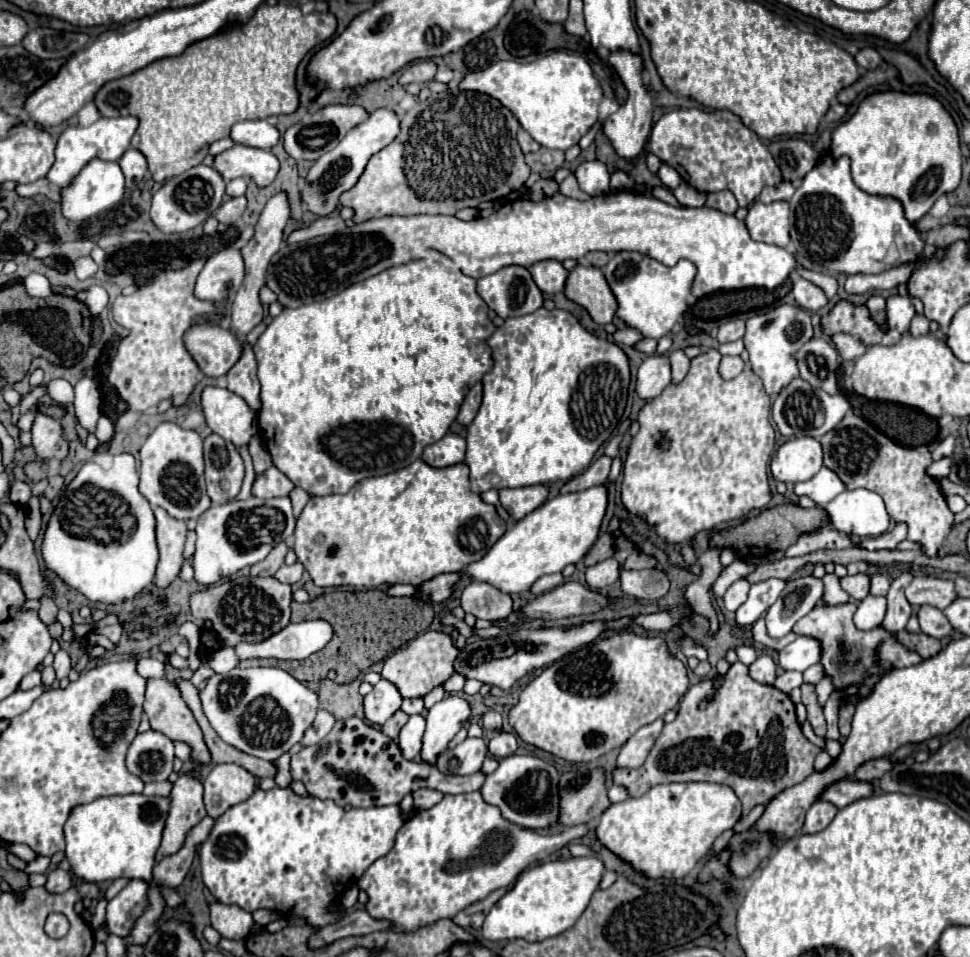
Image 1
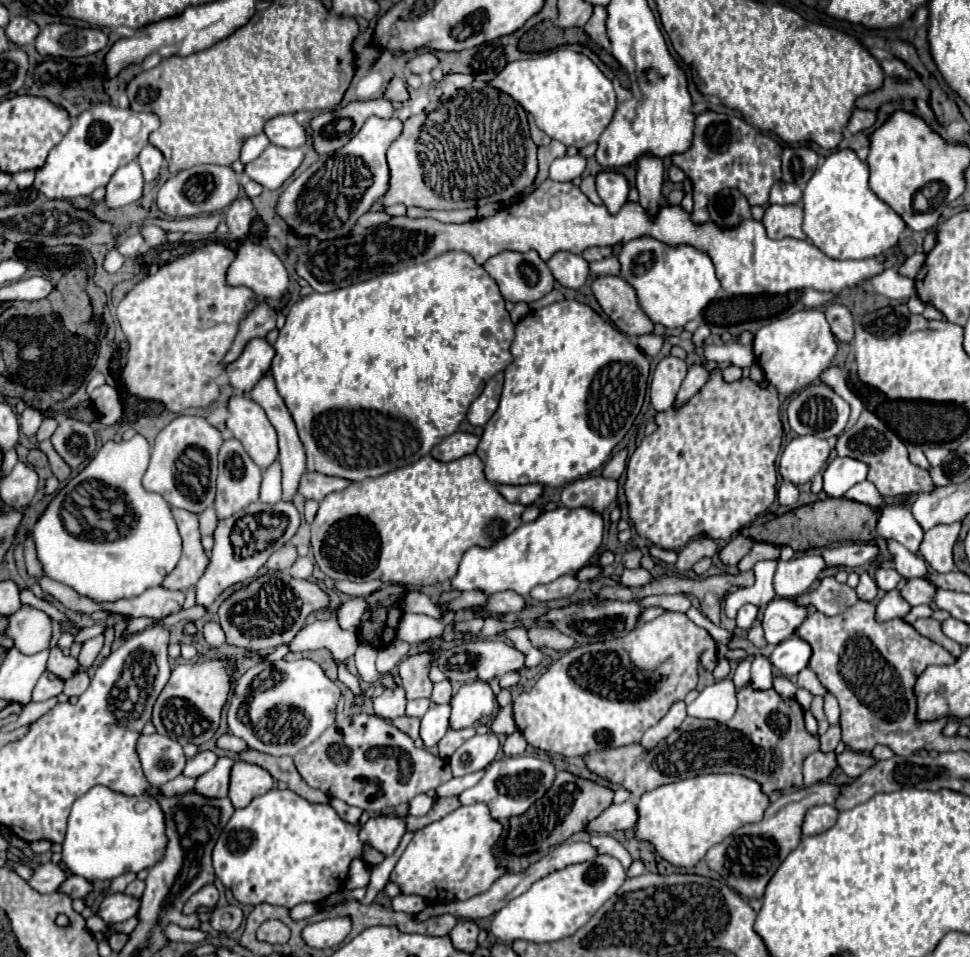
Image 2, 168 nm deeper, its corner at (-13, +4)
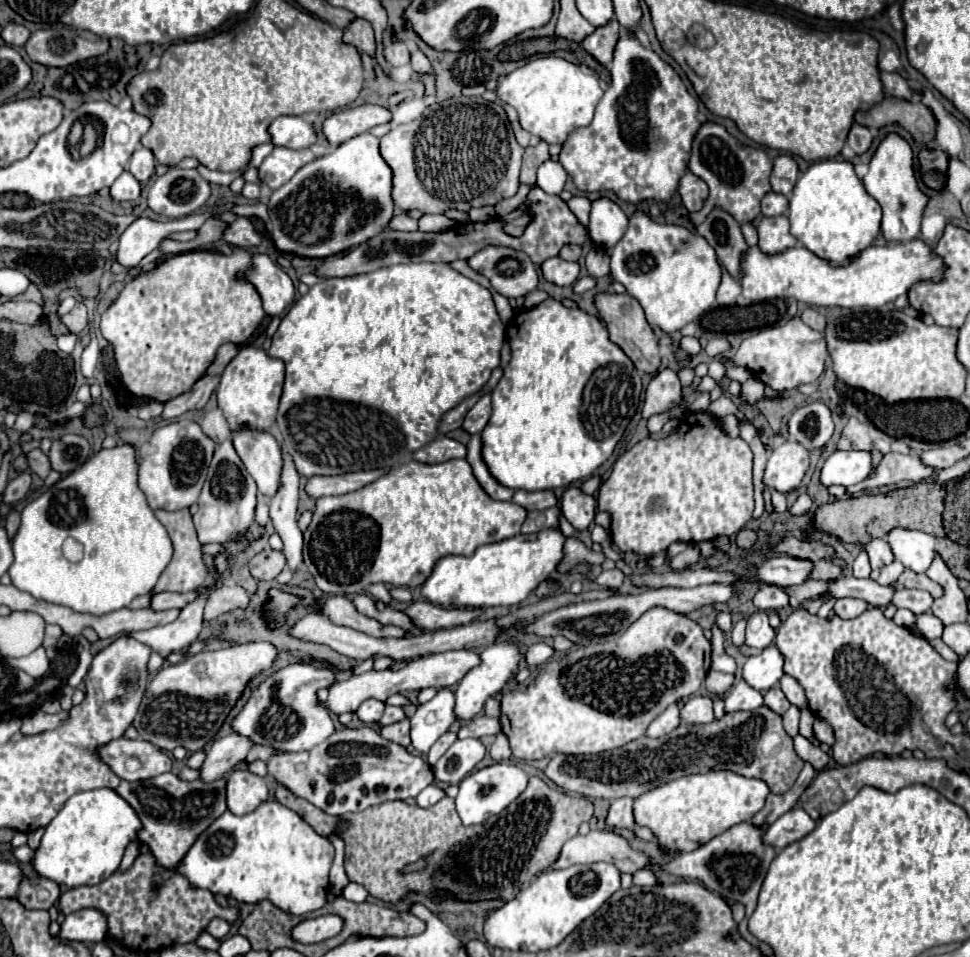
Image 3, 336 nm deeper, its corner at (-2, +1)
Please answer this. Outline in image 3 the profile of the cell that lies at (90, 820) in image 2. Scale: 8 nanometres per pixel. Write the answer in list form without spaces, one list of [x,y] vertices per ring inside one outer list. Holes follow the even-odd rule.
[[[91,789],[75,793],[59,815],[47,825],[41,847],[35,851],[33,869],[69,889],[81,885],[97,885],[119,869],[125,849],[137,841],[143,829],[135,809],[113,789]]]

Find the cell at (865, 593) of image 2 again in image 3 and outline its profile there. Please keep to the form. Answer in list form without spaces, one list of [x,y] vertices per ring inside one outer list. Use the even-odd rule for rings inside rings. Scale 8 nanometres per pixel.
[[[843,597],[843,599],[837,599],[835,605],[833,605],[833,613],[837,613],[839,617],[857,617],[861,615],[869,605],[861,599],[855,599],[855,597]]]

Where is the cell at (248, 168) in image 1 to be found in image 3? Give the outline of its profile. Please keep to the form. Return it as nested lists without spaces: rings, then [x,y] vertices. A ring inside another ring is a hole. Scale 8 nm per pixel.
[[[275,147],[269,157],[259,167],[259,181],[267,183],[271,189],[279,189],[285,185],[303,165],[313,161],[315,155],[311,149],[285,149],[285,147]]]

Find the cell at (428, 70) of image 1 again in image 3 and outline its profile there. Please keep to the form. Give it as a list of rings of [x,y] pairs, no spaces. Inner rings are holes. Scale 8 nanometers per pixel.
[[[389,31],[383,35],[383,45],[385,45],[385,59],[391,67],[401,67],[411,61],[411,53],[403,41],[391,41]]]

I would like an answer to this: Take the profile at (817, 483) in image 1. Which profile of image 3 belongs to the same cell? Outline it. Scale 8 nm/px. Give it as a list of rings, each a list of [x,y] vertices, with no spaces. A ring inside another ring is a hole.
[[[835,451],[821,469],[821,485],[851,487],[861,483],[871,471],[871,457],[865,451]]]

